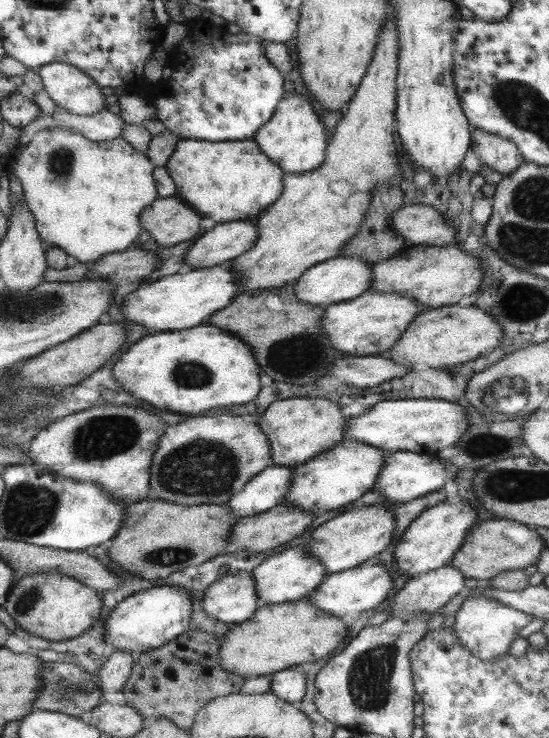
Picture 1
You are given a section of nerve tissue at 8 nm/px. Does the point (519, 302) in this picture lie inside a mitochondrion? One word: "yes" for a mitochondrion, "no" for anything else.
yes

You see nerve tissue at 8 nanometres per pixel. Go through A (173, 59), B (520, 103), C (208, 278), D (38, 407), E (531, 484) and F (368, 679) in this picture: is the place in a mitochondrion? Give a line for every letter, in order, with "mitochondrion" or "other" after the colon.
A: other
B: mitochondrion
C: other
D: other
E: mitochondrion
F: mitochondrion

